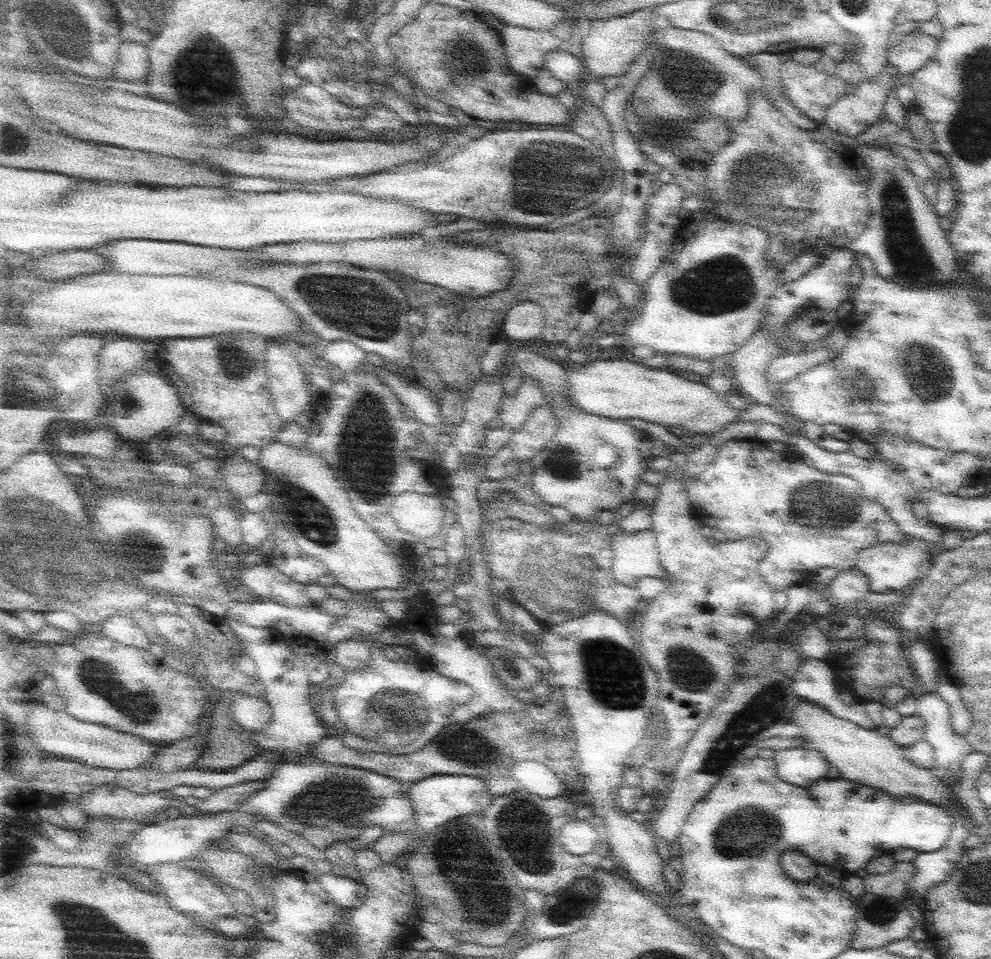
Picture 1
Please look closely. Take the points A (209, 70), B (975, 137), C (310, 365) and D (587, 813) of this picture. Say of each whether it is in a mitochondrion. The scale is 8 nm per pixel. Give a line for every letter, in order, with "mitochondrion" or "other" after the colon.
A: mitochondrion
B: mitochondrion
C: other
D: other

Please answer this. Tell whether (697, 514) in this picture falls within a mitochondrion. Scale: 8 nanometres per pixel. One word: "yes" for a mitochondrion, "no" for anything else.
no

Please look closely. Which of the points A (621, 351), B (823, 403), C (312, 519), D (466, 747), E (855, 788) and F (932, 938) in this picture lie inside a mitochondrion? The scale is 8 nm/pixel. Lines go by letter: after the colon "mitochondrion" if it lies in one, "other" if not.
A: other
B: other
C: mitochondrion
D: mitochondrion
E: other
F: other

